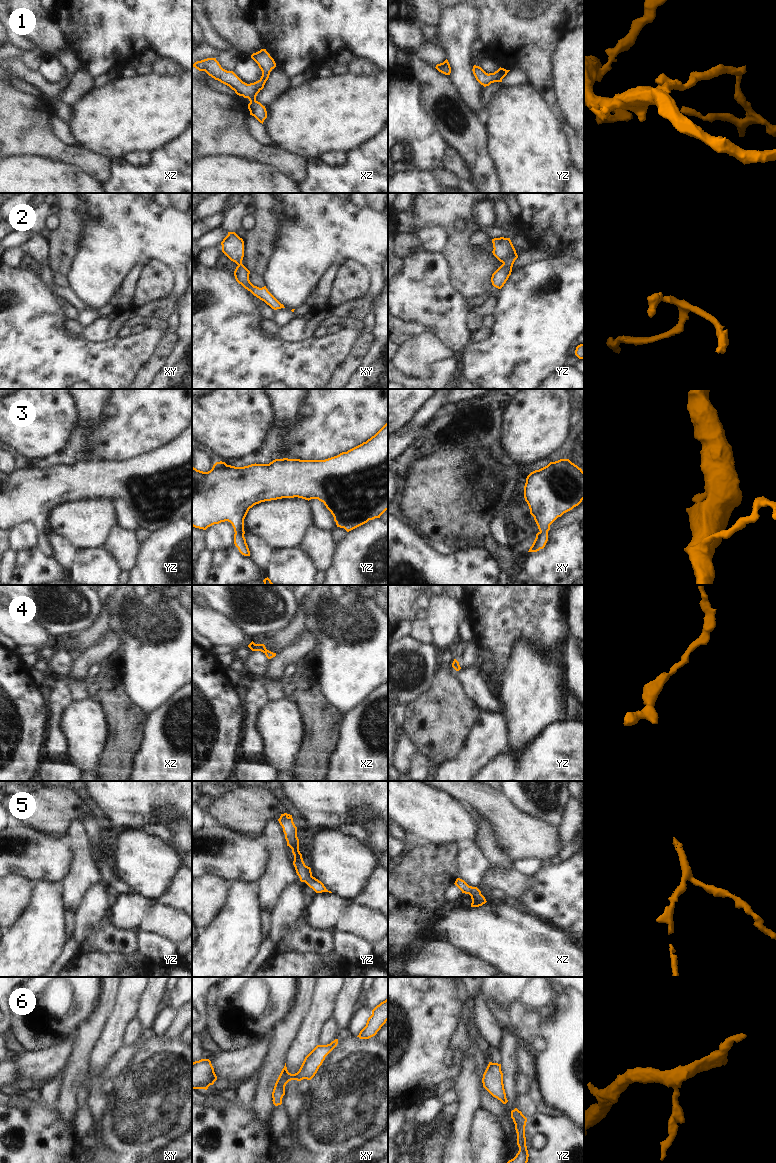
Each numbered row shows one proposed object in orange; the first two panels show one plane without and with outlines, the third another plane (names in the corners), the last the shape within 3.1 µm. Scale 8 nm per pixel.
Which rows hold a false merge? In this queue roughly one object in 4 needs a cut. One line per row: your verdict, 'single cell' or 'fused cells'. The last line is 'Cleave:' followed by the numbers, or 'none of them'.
1: single cell
2: single cell
3: single cell
4: single cell
5: single cell
6: single cell
Cleave: none of them

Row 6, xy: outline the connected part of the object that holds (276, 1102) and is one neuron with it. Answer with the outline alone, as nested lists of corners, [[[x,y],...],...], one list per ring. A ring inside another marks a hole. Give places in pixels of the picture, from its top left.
[[[335,1039],[327,1045],[317,1045],[304,1059],[299,1071],[295,1074],[288,1072],[286,1063],[282,1069],[272,1092],[273,1104],[275,1106],[282,1104],[282,1098],[285,1095],[285,1086],[291,1080],[301,1081],[303,1079],[311,1080],[322,1065],[325,1057],[337,1046],[338,1039]]]

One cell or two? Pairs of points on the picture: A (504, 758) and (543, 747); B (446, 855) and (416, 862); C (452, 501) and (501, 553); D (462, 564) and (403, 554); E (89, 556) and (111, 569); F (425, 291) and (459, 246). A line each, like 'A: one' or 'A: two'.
A: one
B: one
C: two
D: one
E: one
F: two

